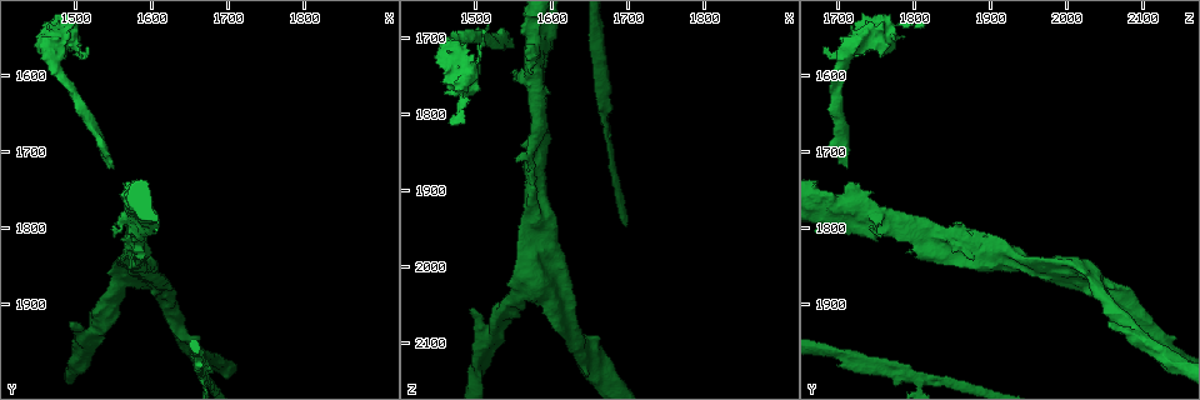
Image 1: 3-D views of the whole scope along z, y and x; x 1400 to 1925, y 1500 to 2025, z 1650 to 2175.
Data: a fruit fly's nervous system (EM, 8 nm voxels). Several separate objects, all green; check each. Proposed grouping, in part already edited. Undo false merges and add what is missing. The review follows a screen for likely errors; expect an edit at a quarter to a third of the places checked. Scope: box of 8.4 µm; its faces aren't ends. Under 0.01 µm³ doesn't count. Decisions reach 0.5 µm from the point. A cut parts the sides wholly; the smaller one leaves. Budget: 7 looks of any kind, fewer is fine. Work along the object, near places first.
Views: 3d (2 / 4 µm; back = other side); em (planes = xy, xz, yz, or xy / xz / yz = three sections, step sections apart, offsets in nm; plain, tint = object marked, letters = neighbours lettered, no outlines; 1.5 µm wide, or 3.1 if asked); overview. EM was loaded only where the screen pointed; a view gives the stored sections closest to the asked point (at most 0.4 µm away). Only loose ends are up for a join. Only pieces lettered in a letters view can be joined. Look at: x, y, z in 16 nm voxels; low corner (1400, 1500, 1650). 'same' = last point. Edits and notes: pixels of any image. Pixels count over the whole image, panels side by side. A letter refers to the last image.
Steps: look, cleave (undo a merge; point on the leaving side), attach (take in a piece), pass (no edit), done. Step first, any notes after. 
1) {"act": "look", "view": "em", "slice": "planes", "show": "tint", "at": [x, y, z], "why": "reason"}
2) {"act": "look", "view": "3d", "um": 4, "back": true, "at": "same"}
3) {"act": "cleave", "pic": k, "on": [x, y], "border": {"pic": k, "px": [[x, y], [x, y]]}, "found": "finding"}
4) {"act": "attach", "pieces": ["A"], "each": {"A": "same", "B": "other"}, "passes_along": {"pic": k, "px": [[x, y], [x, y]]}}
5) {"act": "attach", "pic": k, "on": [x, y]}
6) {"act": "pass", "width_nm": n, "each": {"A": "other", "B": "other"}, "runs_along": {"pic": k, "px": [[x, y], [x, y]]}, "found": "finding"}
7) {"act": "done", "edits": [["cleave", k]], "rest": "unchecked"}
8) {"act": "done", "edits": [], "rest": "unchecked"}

{"act": "look", "view": "3d", "um": 2, "back": true, "at": [1640, 1935, 2115], "why": "a fork"}

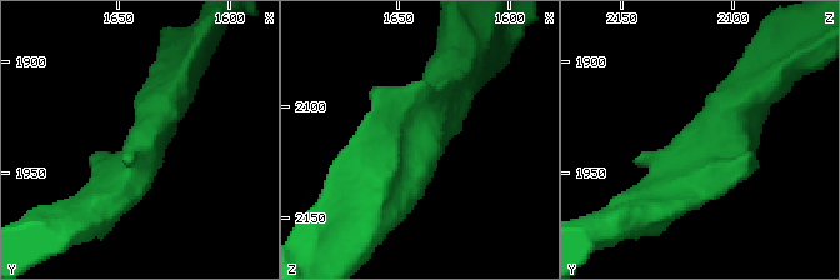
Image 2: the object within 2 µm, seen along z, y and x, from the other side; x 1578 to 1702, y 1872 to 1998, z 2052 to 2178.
{"act": "look", "view": "em", "slice": "yz", "step": 8, "show": "tint", "at": [1639, 1939, 2117]}

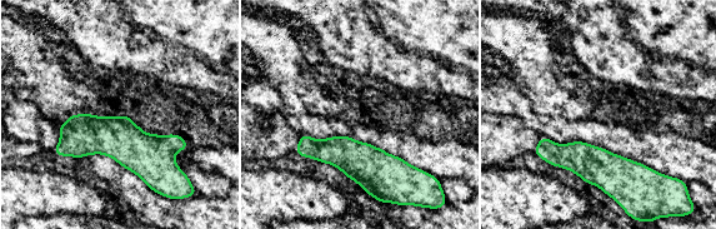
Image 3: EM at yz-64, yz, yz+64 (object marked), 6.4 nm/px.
{"act": "look", "view": "em", "slice": "planes", "show": "letters", "at": "same", "why": "cut it another way"}

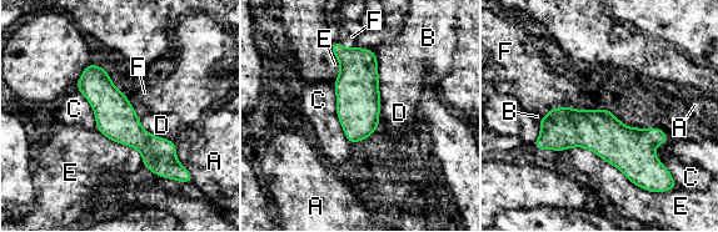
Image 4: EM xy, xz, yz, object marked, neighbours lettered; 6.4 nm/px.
{"act": "pass", "each": {"A": "other", "B": "other", "C": "other", "D": "other", "E": "other", "F": "other"}, "border": {"pic": 4, "px": [[140, 121], [145, 130], [165, 139]]}, "found": "one neuron here"}

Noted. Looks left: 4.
{"act": "look", "view": "em", "slice": "xz", "step": 8, "show": "tint", "at": [1495, 1920, 2060], "why": "free end"}

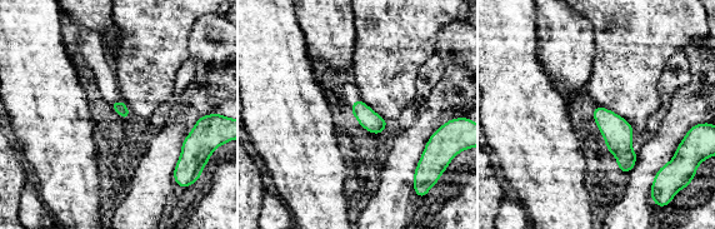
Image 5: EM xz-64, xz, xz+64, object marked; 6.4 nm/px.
{"act": "look", "view": "em", "slice": "planes", "show": "letters", "at": "same"}

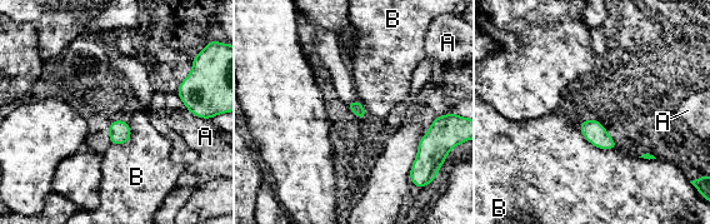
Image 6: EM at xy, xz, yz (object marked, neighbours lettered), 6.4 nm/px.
{"act": "pass", "each": {"A": "other", "B": "other"}, "found": "no lettered piece goes on from it"}

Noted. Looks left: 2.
{"act": "look", "view": "em", "slice": "yz", "step": 8, "show": "letters", "at": [1550, 1790, 1865], "why": "an open end"}

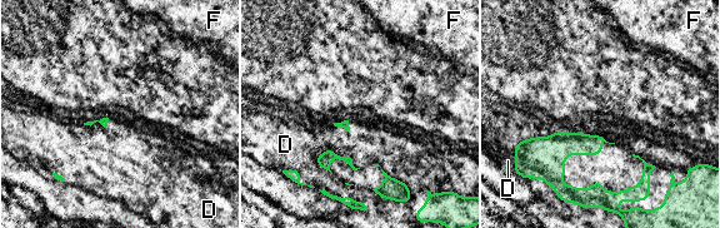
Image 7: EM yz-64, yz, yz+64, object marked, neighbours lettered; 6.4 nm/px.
{"act": "pass", "each": {"D": "other", "F": "other"}, "border": {"pic": 7, "px": [[316, 158], [331, 148], [359, 168]]}, "found": "no lettered piece goes on from it"}

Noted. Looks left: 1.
{"act": "done", "edits": [], "rest": "unchecked"}

